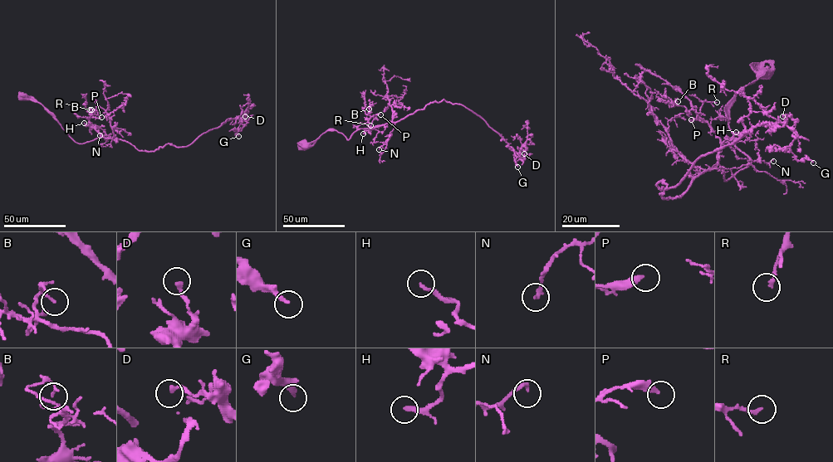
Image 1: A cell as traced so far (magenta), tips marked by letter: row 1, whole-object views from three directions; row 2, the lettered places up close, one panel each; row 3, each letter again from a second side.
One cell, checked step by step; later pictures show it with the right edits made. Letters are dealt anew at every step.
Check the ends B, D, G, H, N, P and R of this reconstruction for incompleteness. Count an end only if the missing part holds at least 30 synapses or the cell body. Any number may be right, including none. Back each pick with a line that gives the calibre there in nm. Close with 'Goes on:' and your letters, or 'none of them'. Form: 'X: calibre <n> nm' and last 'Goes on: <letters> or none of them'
Goes on: none of them

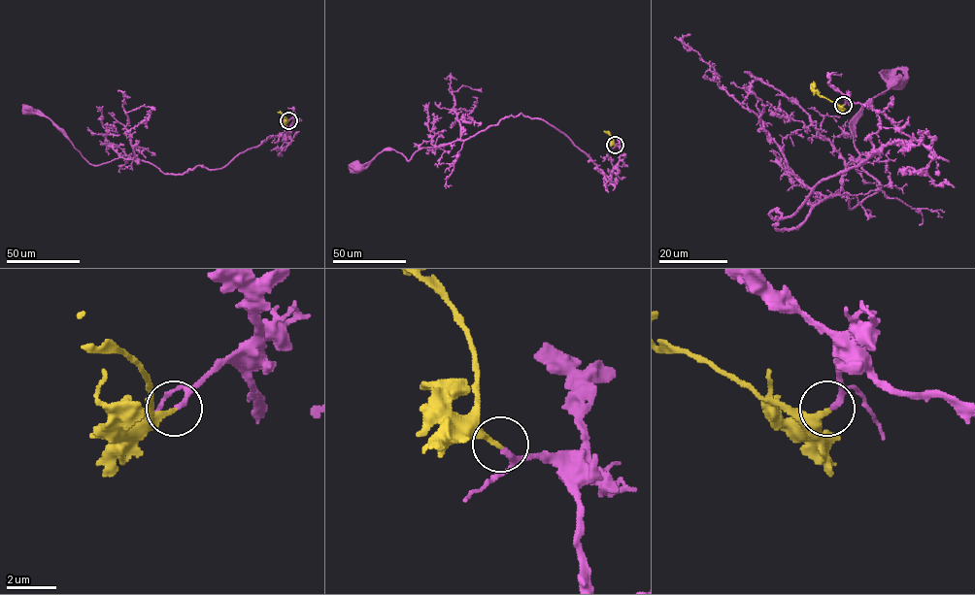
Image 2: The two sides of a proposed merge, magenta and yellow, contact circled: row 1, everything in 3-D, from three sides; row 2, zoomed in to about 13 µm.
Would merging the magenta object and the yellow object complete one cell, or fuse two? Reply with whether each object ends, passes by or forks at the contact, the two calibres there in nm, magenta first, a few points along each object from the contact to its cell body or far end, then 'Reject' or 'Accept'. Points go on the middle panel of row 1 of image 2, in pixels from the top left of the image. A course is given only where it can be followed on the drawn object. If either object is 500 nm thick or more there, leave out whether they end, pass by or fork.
At the ring magenta passes by. At the ring yellow ends. Thickness 150 nm (magenta) against 220 nm. Course of magenta: (615, 145), (620, 160), (606, 176), (559, 130), (521, 114), (420, 148), (408, 161), (384, 149), (358, 168). Course of yellow: (615, 145), (613, 138), (603, 131). Accept

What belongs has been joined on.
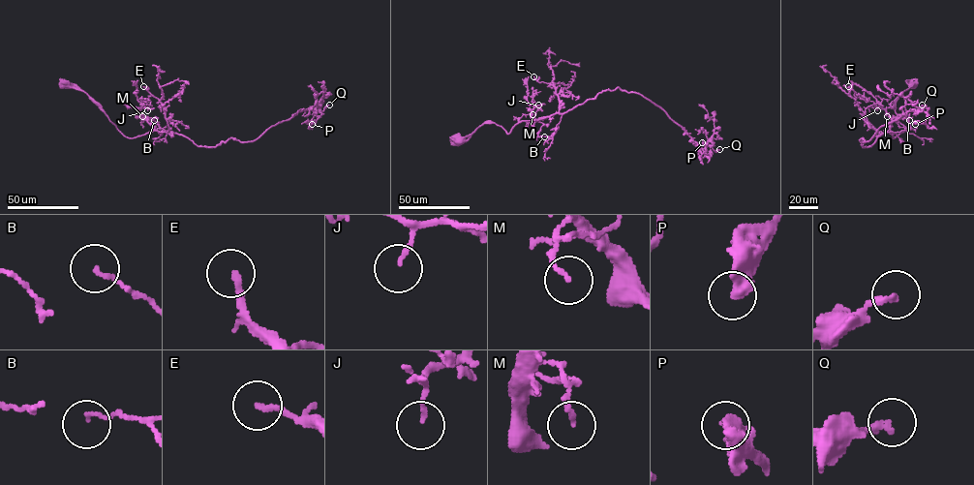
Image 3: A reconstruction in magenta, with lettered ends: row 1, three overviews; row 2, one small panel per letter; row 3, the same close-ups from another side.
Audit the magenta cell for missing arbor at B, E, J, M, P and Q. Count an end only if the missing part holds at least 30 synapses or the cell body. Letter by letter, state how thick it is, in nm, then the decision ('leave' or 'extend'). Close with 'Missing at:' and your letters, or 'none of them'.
B: calibre 100 nm; leave
E: calibre 180 nm; leave
J: calibre 100 nm; leave
M: calibre 130 nm; leave
P: calibre 550 nm; leave
Q: calibre 200 nm; leave
Missing at: none of them

